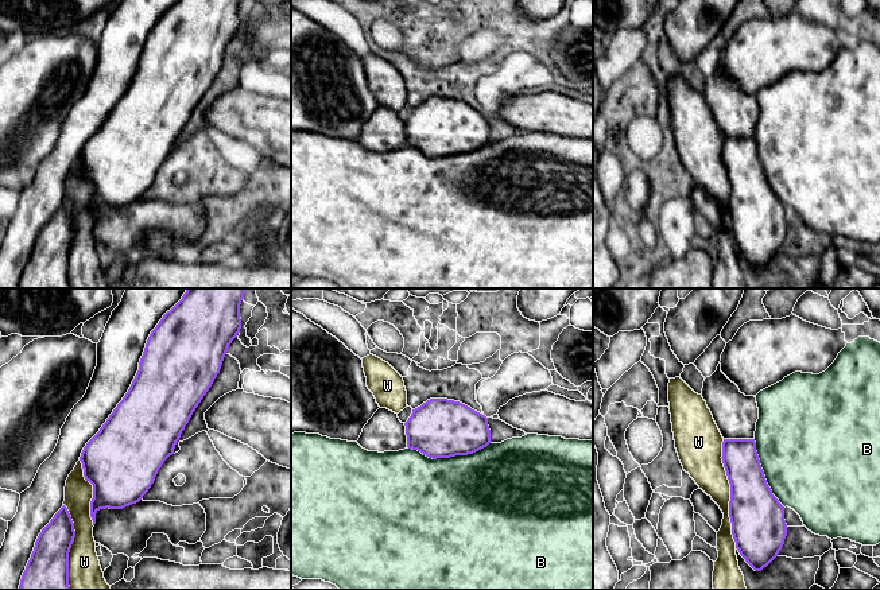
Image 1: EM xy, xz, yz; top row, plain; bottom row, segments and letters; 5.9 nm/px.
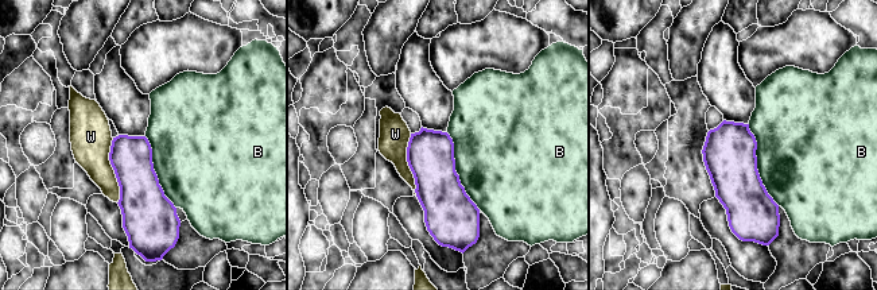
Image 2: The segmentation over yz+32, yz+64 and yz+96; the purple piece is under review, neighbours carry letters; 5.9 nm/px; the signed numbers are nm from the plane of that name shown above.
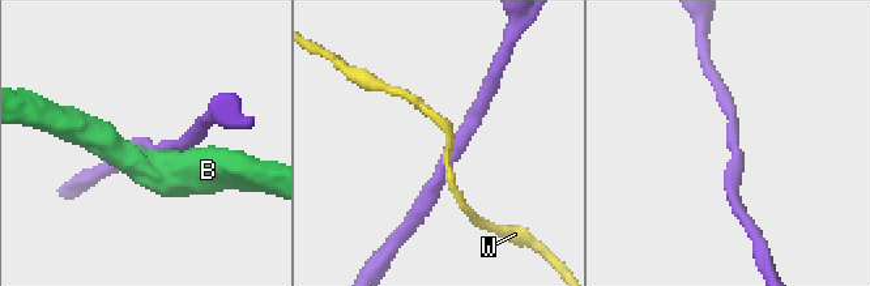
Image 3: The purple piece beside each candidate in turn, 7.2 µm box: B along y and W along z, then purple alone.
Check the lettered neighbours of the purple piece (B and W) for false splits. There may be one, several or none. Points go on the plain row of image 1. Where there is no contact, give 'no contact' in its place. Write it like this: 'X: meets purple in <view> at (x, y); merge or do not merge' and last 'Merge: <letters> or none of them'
B: meets purple in xz at (448, 155); do not merge
W: meets purple in yz at (731, 191); do not merge
Merge: none of them

